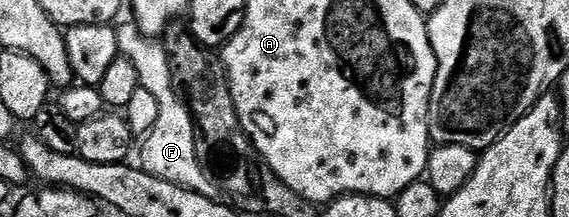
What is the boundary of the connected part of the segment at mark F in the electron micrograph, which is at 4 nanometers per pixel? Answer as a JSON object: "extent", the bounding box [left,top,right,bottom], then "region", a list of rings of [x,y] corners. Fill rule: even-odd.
{"extent":[117,23,216,197],"region":[[[133,23],[119,24],[117,30],[119,54],[128,59],[132,67],[136,67],[140,88],[151,93],[156,103],[160,103],[160,116],[156,118],[156,127],[152,127],[152,131],[146,134],[141,142],[143,145],[140,168],[148,175],[156,175],[168,183],[182,185],[186,189],[202,193],[205,197],[214,197],[216,186],[196,159],[194,121],[172,87],[165,44],[157,37],[144,35],[144,31],[140,31],[138,25]]]}

